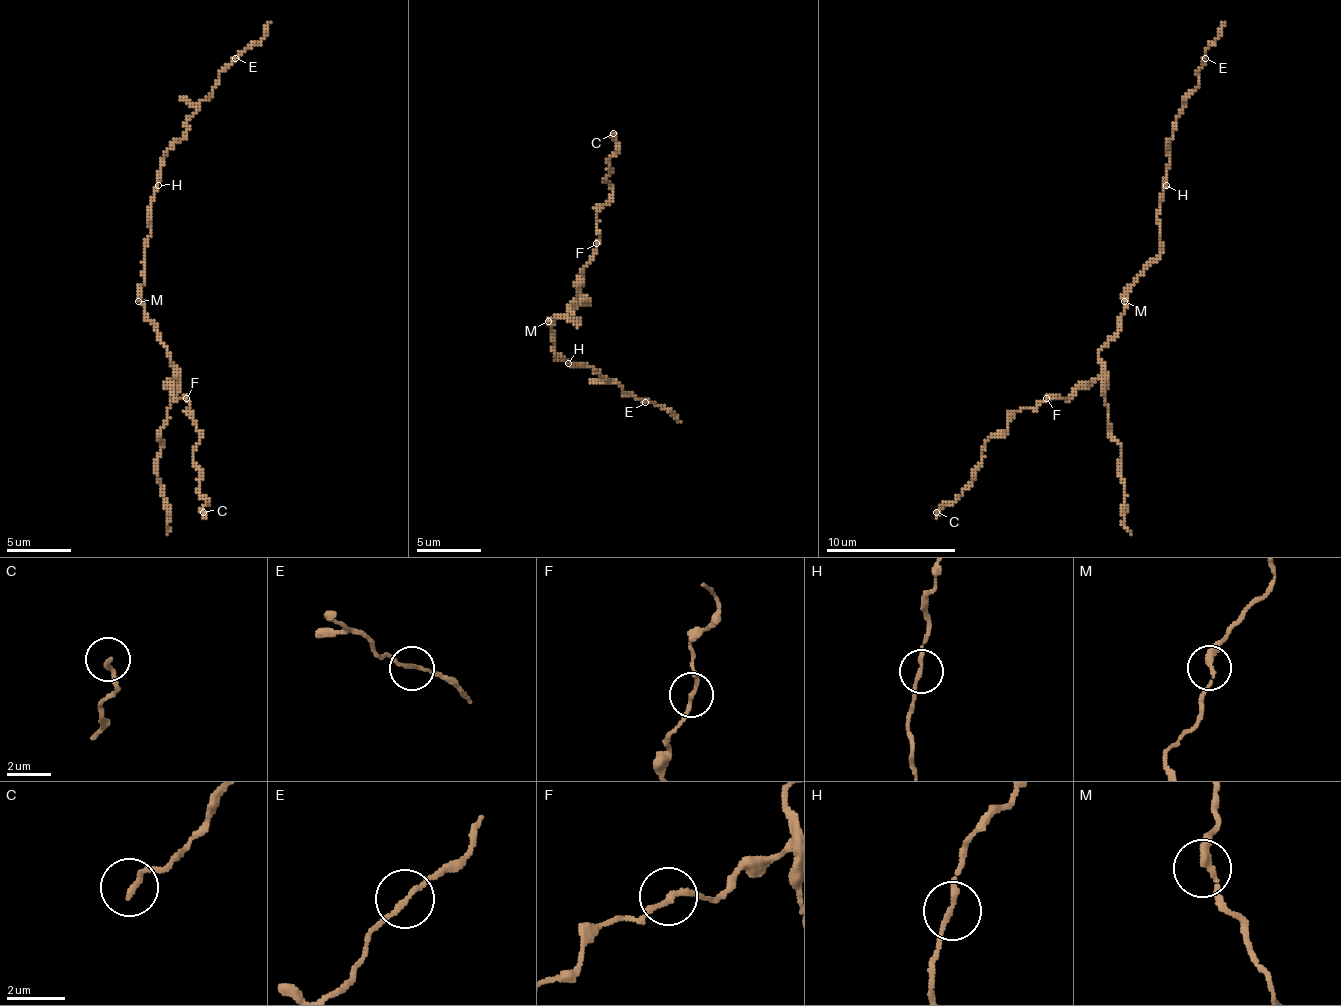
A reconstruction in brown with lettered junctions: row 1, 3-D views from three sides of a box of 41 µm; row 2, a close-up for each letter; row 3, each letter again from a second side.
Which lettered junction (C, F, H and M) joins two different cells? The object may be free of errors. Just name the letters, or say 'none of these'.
none of these

